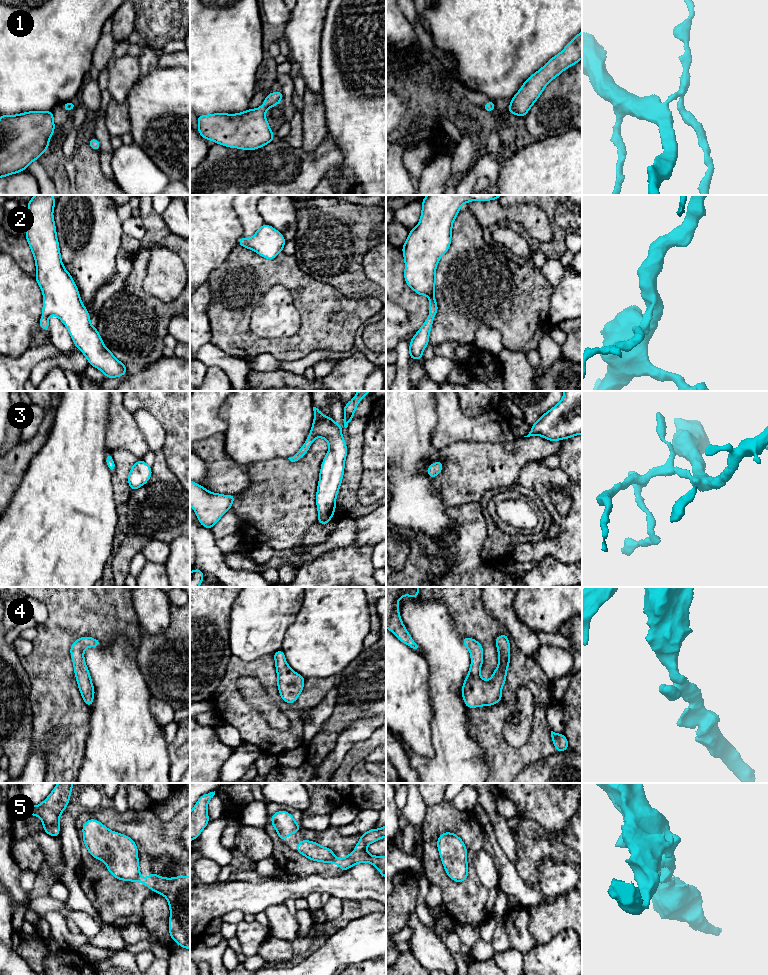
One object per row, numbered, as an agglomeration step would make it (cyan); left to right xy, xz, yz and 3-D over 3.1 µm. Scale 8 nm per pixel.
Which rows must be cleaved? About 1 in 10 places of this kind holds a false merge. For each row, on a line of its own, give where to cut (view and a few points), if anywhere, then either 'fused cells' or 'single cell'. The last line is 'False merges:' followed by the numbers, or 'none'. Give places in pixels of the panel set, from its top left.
1: no cut; single cell
2: no cut; single cell
3: no cut; single cell
4: no cut; single cell
5: cut in xz along (334, 857), (328, 862); fused cells
False merges: 5

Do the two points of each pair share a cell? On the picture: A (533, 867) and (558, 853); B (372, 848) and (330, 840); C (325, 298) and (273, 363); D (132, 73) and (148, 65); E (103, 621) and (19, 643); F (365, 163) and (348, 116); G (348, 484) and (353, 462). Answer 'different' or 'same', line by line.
A: same
B: different
C: different
D: different
E: different
F: same
G: same

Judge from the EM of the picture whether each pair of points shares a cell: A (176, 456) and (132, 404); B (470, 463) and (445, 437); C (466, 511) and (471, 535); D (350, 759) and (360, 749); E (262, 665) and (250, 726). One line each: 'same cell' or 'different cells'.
A: same cell
B: different cells
C: same cell
D: same cell
E: same cell

